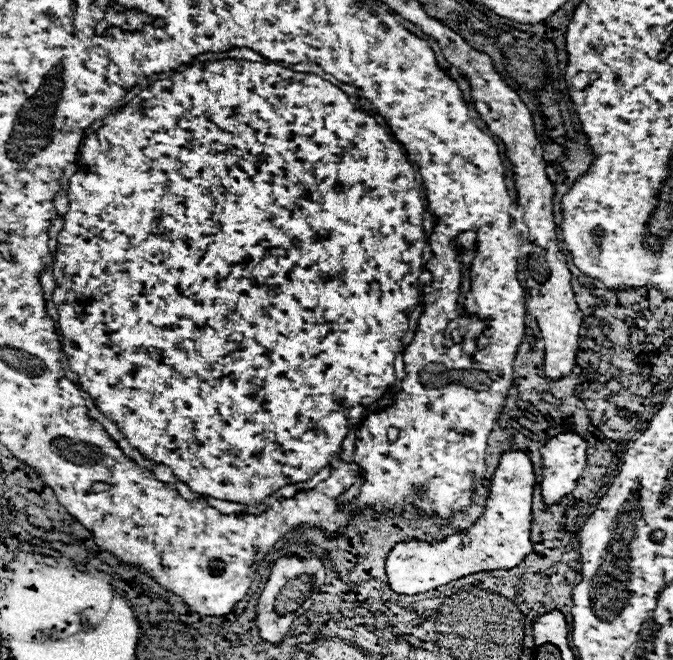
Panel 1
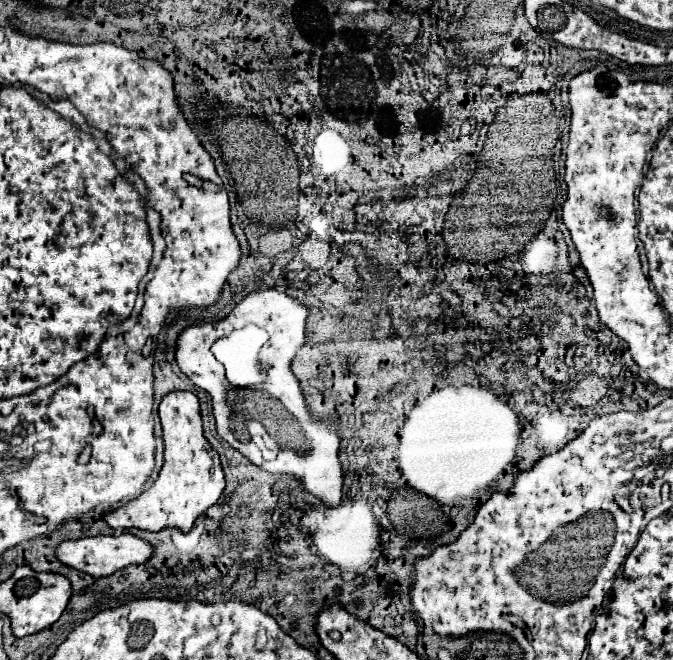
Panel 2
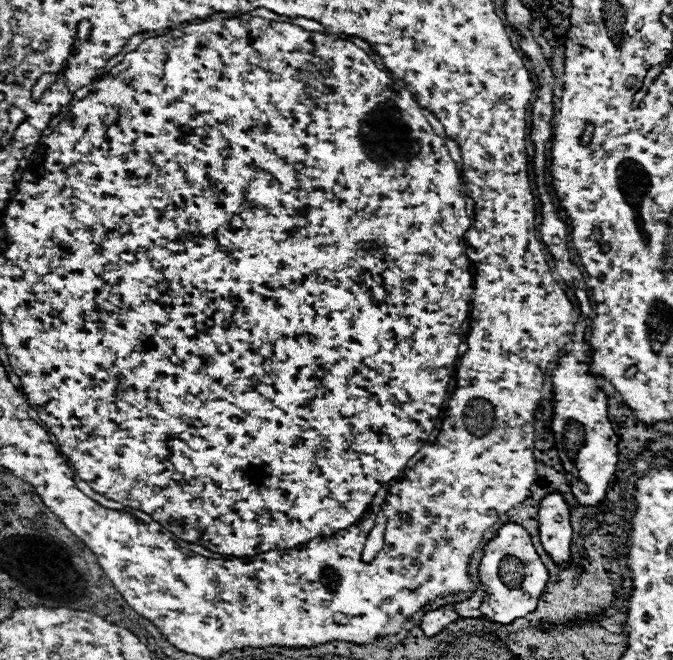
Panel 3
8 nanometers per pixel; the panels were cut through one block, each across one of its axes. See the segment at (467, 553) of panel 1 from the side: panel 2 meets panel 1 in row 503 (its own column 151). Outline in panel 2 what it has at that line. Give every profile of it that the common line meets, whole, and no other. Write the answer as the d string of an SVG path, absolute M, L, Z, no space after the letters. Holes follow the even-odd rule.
M170 392L160 402L160 420L162 420L162 438L164 438L164 466L158 474L158 480L150 490L140 494L136 500L130 500L118 510L106 512L104 520L108 526L116 528L140 528L158 532L168 526L176 526L182 532L190 532L194 520L218 502L224 492L226 478L218 452L210 446L202 432L200 402L194 392Z

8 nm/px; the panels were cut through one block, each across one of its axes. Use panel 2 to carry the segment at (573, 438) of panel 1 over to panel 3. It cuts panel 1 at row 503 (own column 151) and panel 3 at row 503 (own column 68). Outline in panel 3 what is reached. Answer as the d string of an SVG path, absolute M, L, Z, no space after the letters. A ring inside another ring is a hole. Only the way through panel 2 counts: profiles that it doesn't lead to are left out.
M550 492L542 498L538 510L540 522L540 540L544 550L552 556L556 564L566 564L570 560L570 510L562 494Z

